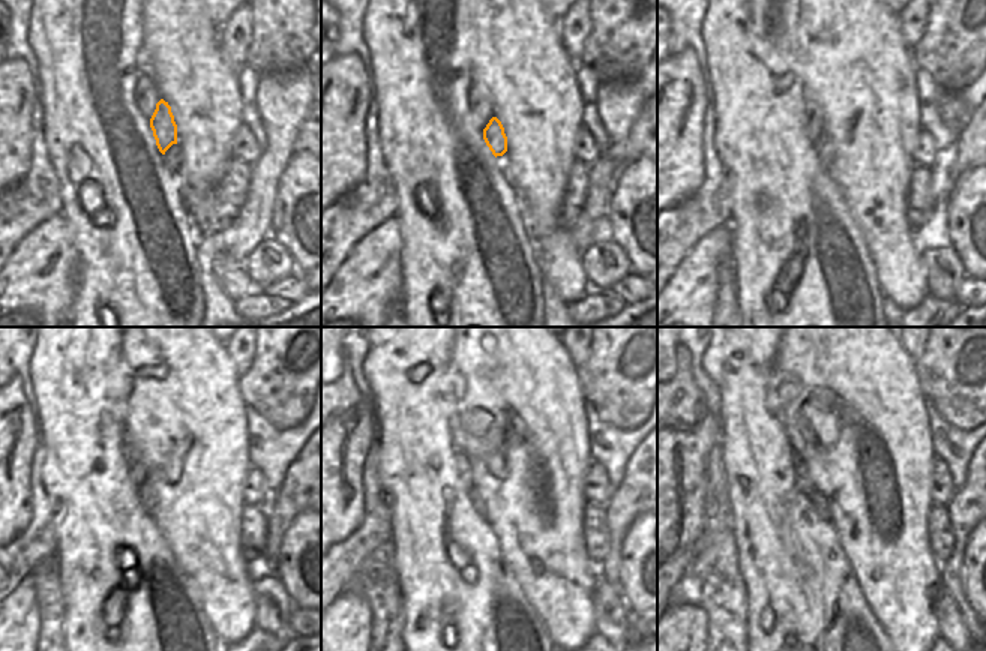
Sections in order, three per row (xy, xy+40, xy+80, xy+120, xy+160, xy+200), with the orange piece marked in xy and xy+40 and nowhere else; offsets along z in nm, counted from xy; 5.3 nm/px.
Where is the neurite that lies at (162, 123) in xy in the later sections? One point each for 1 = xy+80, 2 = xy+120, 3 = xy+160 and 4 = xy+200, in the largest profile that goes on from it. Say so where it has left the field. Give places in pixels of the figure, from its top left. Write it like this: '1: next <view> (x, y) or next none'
1: next xy+80 (824, 147)
2: next xy+120 (147, 494)
3: next xy+160 (477, 501)
4: next xy+200 (820, 504)

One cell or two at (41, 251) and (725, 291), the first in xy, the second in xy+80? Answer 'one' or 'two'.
two

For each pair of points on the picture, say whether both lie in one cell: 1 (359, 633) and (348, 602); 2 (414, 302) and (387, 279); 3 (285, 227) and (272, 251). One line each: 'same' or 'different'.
1: same
2: different
3: different

